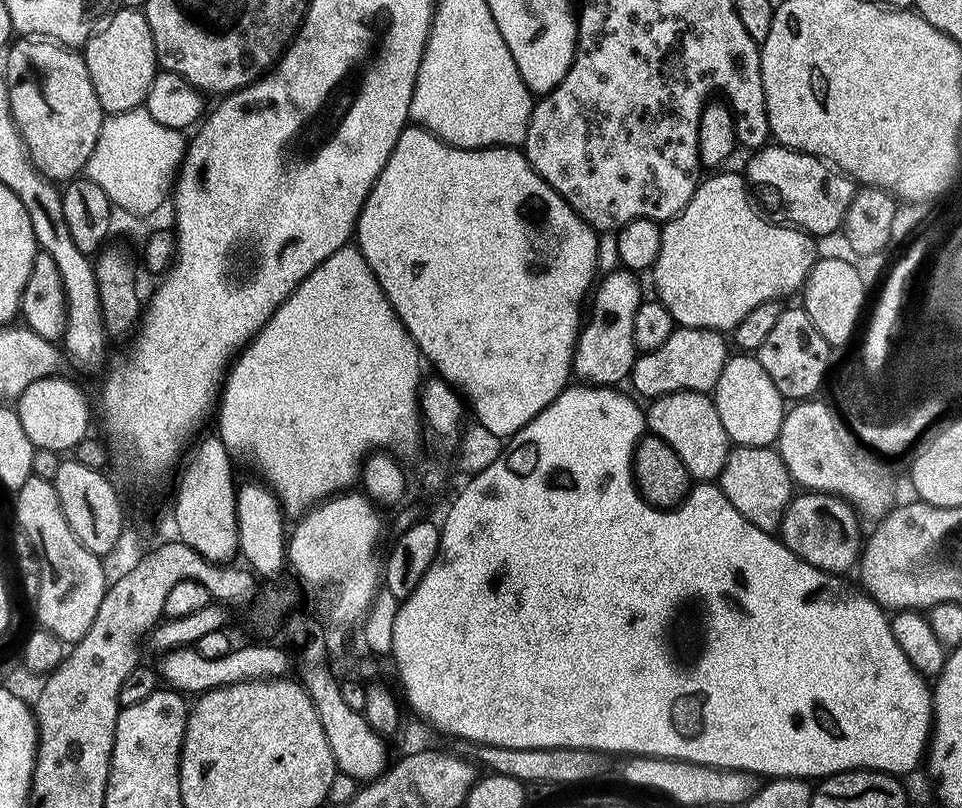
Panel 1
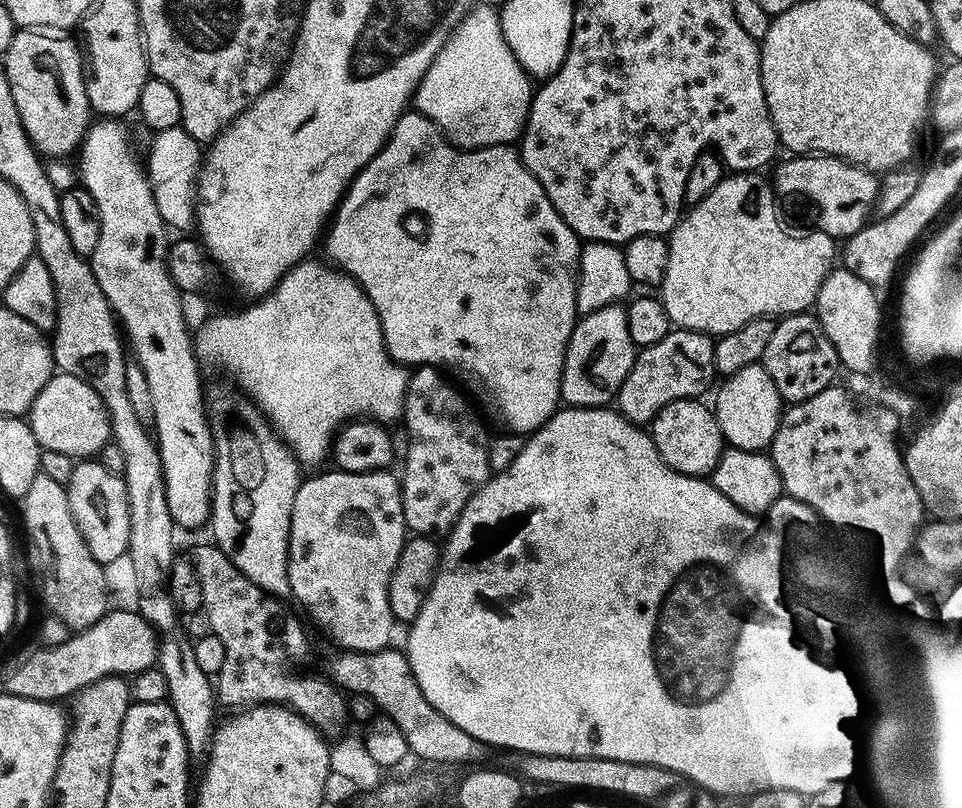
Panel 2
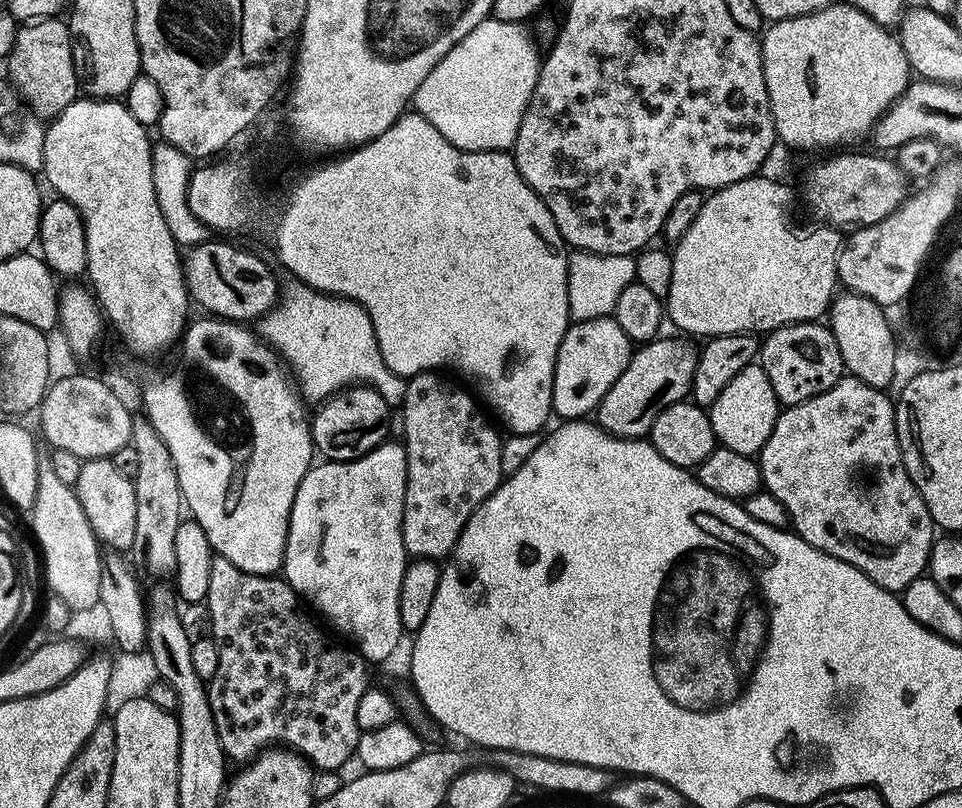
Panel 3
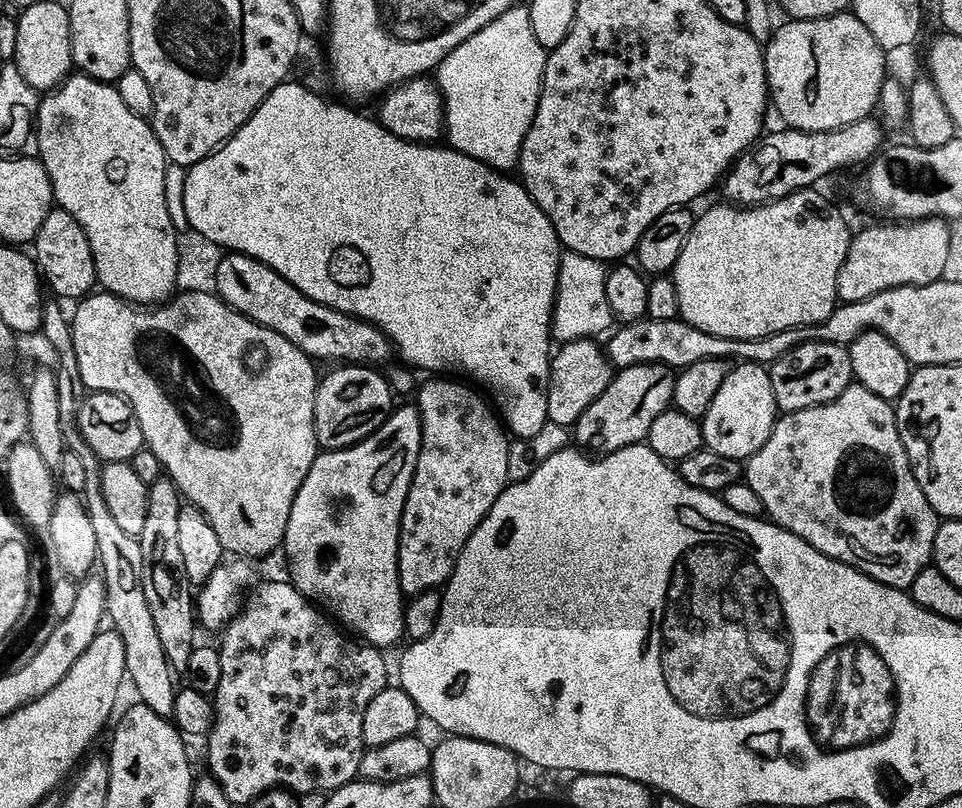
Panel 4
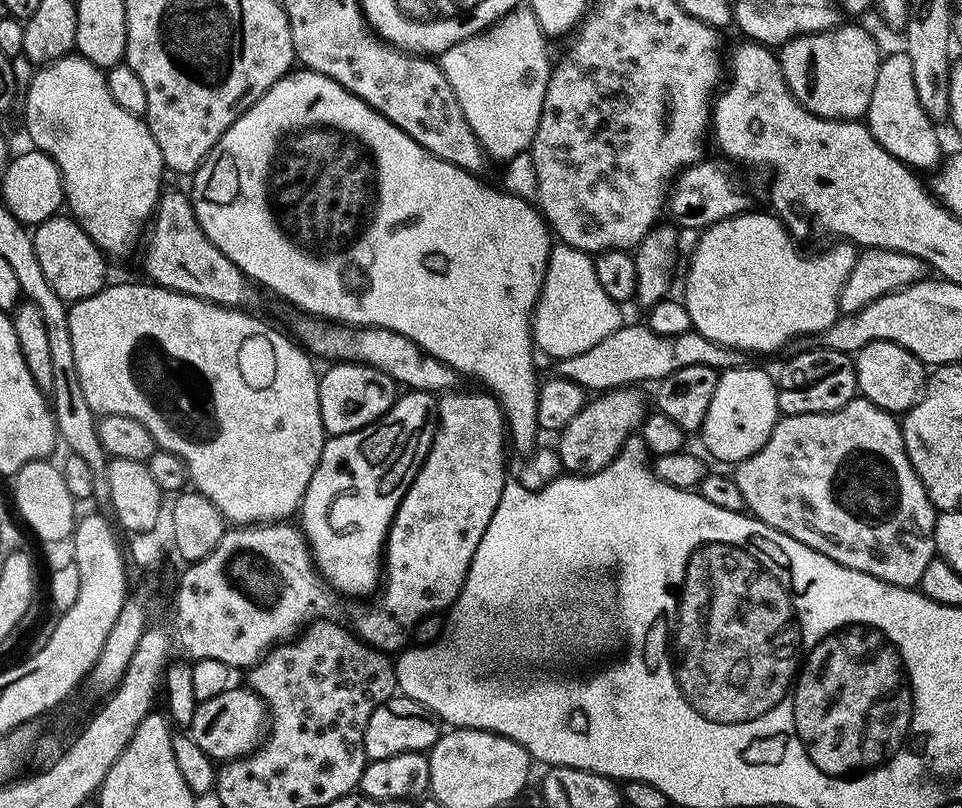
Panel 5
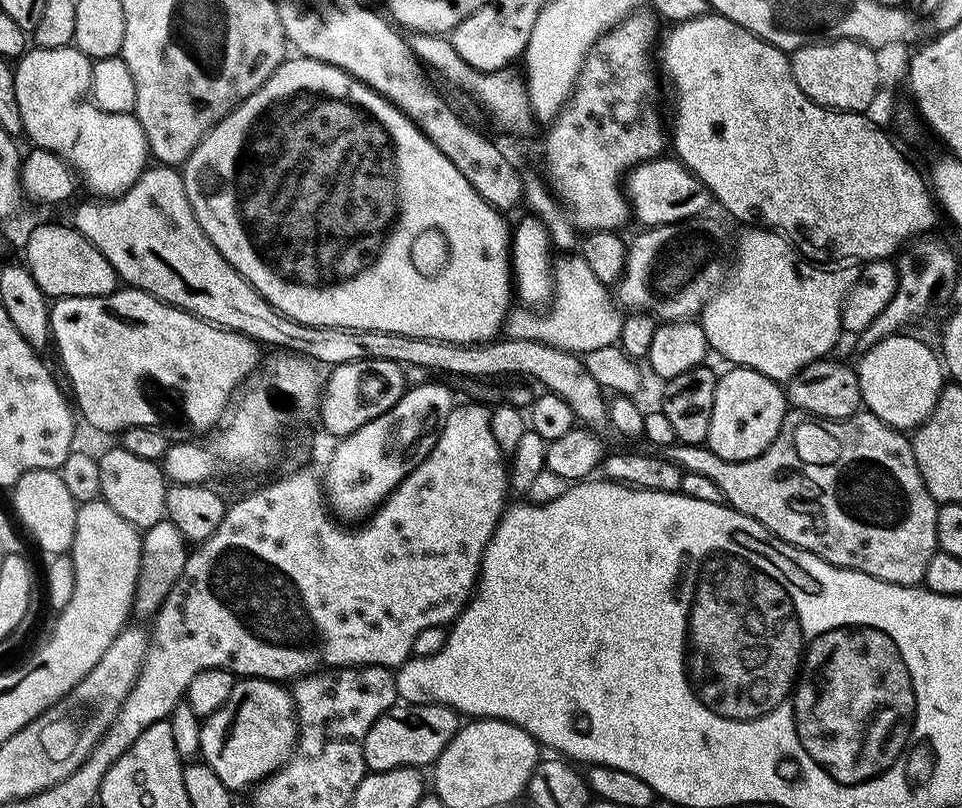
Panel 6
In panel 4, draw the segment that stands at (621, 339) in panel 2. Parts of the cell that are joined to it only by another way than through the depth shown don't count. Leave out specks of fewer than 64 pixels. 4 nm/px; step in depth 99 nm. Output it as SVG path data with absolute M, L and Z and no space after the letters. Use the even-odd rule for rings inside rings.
M595 339L571 340L561 343L551 357L552 369L548 379L546 410L548 418L565 426L575 425L577 418L606 390L614 375L614 367L605 355L605 349Z

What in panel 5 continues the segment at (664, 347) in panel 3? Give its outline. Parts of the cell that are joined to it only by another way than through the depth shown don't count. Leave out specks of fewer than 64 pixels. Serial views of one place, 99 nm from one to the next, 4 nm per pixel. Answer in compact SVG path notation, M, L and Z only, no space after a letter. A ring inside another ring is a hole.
M631 387L615 388L597 395L597 400L589 399L584 409L559 433L554 447L560 455L560 467L565 473L573 476L589 476L601 472L615 458L623 444L644 423L646 409L644 400Z

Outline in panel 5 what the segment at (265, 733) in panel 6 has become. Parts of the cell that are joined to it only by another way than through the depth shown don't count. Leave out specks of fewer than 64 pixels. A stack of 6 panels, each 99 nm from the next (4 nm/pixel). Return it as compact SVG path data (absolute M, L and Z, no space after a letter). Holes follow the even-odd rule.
M230 686L214 698L199 701L188 727L188 735L213 760L227 762L245 756L259 745L266 722L264 701L246 686Z

